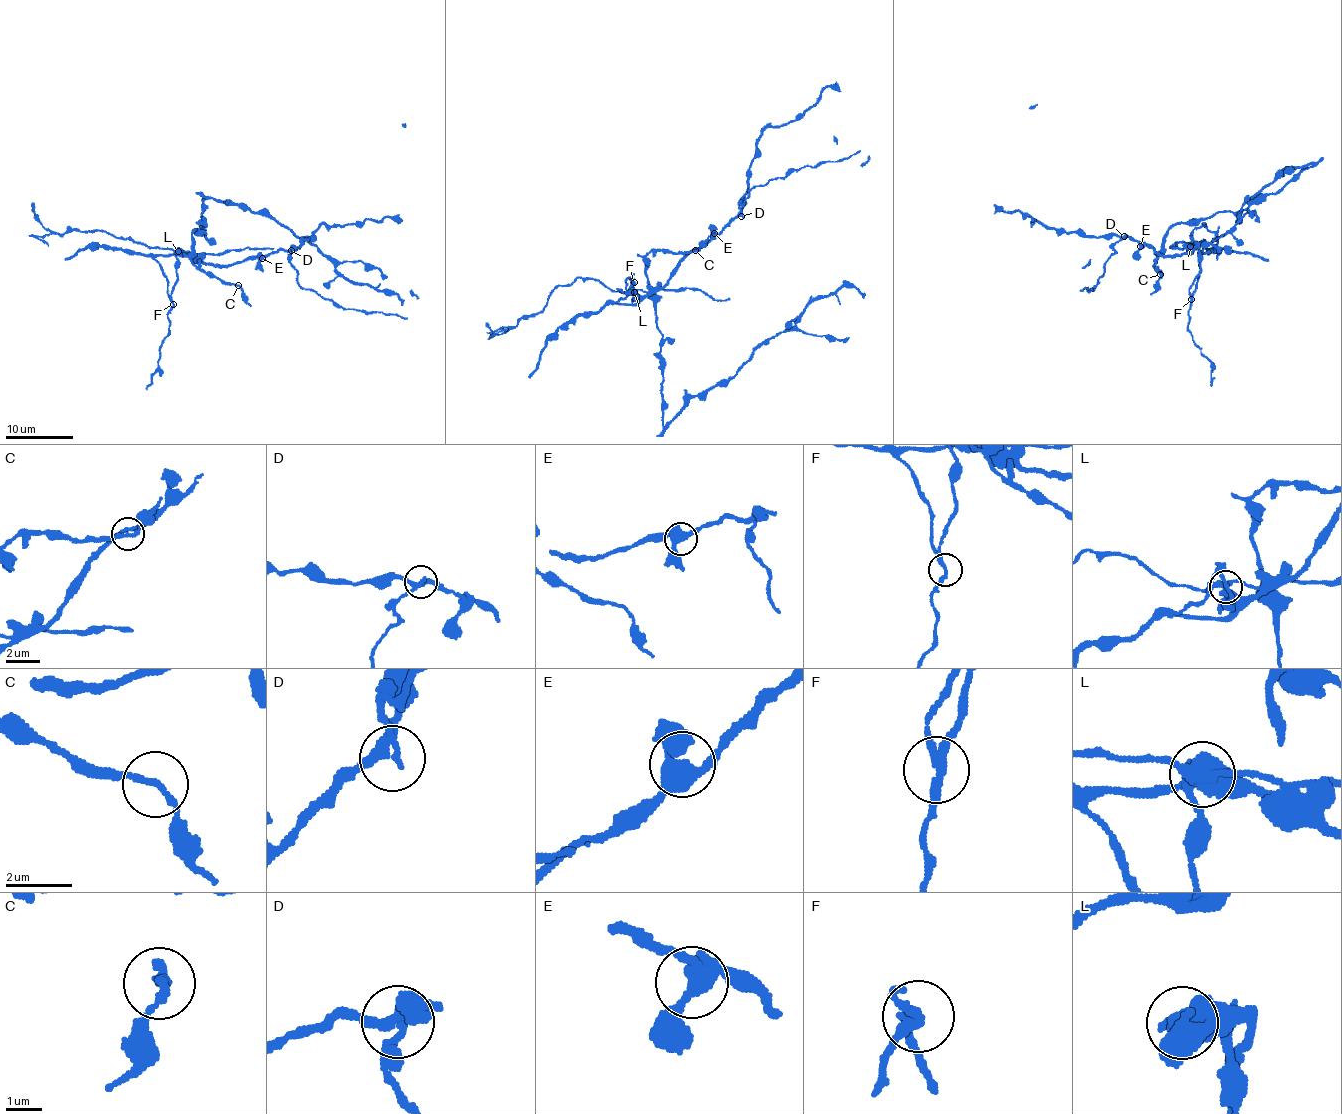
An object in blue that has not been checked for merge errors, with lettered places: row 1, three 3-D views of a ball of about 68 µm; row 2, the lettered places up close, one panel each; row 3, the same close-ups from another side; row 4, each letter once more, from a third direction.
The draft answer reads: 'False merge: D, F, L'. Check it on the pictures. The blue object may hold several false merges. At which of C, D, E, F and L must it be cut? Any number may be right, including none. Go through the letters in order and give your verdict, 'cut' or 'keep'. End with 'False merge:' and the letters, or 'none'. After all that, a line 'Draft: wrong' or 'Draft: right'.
C: keep
D: cut
E: keep
F: cut
L: cut
False merge: D, F, L
Draft: right

